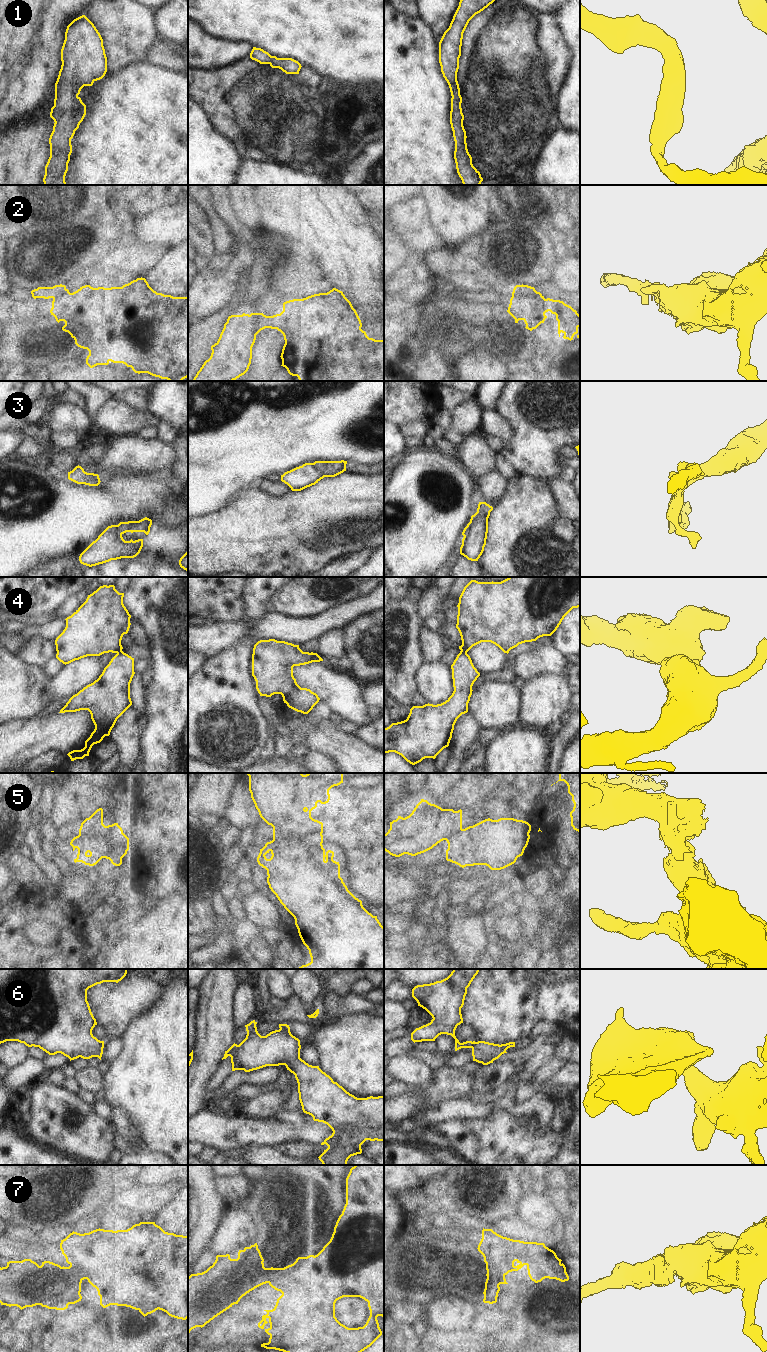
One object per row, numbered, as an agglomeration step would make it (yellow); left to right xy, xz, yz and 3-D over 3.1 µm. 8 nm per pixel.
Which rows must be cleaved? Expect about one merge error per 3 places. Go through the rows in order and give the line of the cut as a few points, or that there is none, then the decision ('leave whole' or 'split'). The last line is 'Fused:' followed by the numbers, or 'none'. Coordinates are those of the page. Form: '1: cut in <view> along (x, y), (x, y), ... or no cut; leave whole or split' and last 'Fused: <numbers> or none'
1: no cut; leave whole
2: cut in yz along (513, 290), (518, 294), (541, 295); split
3: cut in xz along (313, 463), (325, 476); split
4: cut in yz along (461, 650), (466, 652); split
5: cut in xz along (321, 833), (312, 836), (302, 836), (297, 840), (273, 839); split
6: no cut; leave whole
7: cut in yz along (487, 1271), (492, 1272), (497, 1277), (499, 1284); split
Fused: 2, 3, 4, 5, 7

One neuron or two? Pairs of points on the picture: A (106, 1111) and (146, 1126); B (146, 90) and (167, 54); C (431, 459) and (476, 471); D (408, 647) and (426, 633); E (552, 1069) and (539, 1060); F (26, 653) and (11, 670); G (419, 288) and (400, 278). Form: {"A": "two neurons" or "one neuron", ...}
{"A": "two neurons", "B": "two neurons", "C": "two neurons", "D": "two neurons", "E": "two neurons", "F": "two neurons", "G": "one neuron"}

